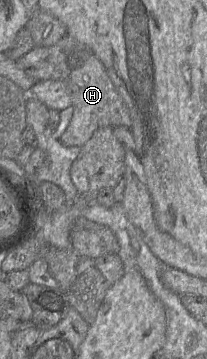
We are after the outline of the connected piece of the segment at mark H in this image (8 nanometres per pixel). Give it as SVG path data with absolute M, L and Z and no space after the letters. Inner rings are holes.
M65 35L53 46L35 46L16 62L36 82L59 80L66 83L74 112L67 129L61 136L61 143L64 146L82 147L101 127L131 128L132 118L129 109L108 76L104 65L89 48L73 37Z

